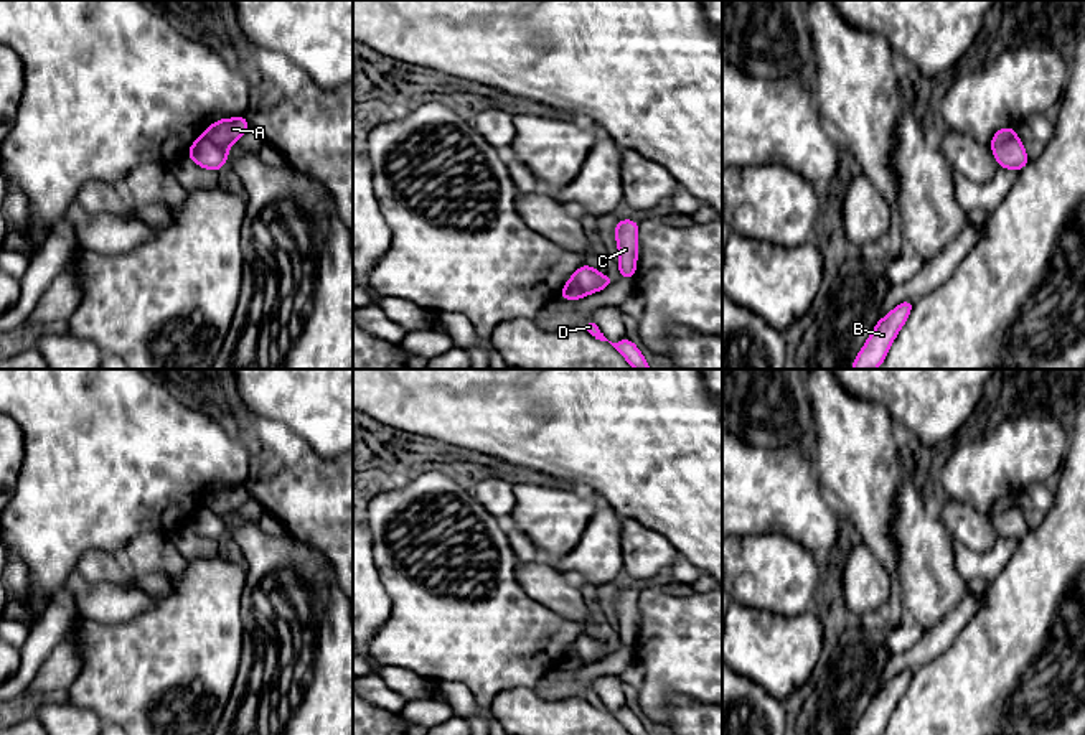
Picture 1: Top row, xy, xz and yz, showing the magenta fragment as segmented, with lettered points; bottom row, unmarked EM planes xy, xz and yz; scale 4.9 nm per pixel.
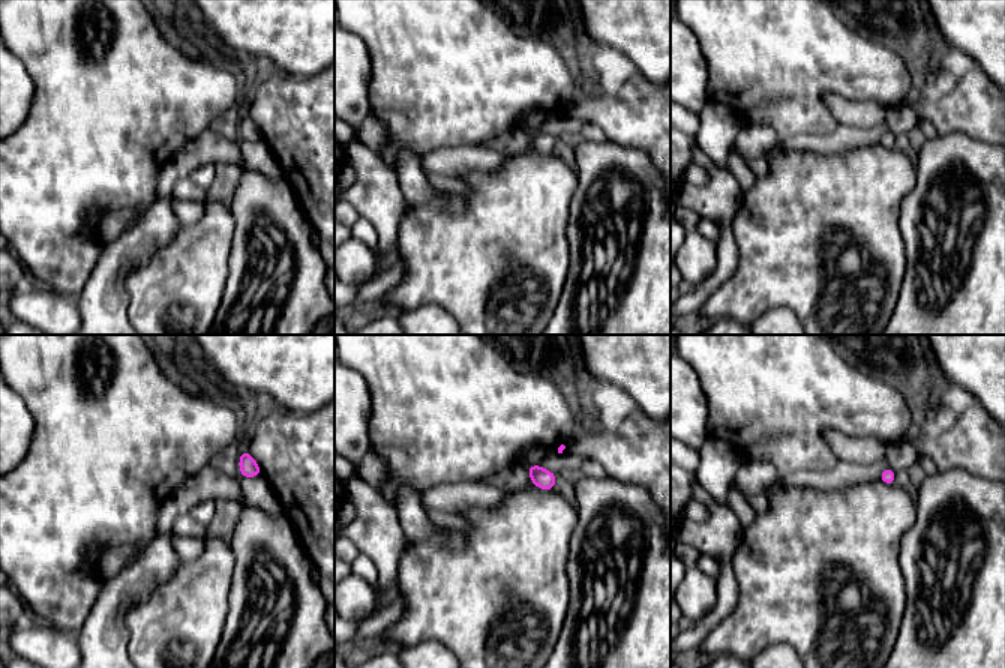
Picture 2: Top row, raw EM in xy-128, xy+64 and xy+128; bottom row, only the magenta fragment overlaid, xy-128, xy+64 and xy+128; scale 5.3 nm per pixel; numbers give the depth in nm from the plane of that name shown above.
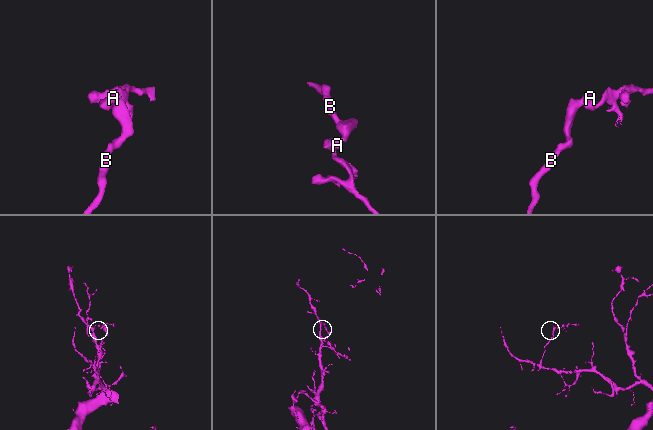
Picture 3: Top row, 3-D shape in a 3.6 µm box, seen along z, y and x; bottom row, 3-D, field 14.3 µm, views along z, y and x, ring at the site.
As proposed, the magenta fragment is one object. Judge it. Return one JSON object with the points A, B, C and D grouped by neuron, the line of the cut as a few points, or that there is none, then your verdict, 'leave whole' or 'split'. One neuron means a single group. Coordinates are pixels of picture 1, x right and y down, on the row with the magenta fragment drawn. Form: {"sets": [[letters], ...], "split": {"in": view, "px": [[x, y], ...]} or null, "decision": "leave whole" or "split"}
{"sets": [["A", "B", "C"], ["D"]], "split": {"in": "xy", "px": [[201, 134], [226, 149]]}, "decision": "split"}

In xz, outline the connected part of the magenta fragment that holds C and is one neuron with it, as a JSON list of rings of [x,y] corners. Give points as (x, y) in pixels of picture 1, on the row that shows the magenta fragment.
[[[622,219],[613,227],[618,247],[618,272],[620,279],[633,279],[636,272],[638,257],[638,226],[633,219]]]

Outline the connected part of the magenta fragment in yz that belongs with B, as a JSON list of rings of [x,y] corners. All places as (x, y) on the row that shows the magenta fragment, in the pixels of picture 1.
[[[905,300],[890,310],[884,318],[881,318],[864,346],[857,353],[851,369],[877,369],[889,354],[889,348],[897,338],[900,328],[909,320],[909,315],[915,302]]]

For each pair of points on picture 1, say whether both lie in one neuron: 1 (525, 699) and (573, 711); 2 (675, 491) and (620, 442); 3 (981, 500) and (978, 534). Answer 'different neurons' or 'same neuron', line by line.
1: same neuron
2: same neuron
3: different neurons

